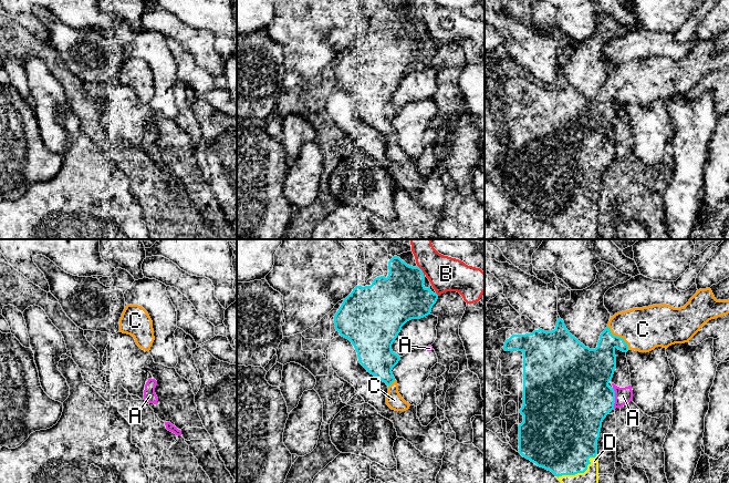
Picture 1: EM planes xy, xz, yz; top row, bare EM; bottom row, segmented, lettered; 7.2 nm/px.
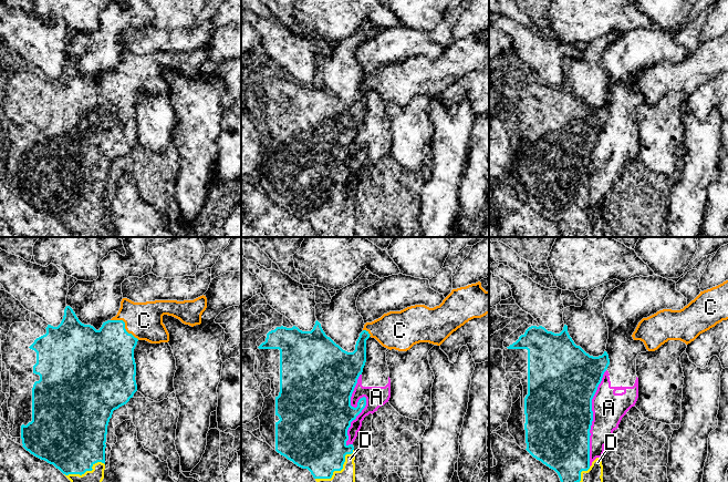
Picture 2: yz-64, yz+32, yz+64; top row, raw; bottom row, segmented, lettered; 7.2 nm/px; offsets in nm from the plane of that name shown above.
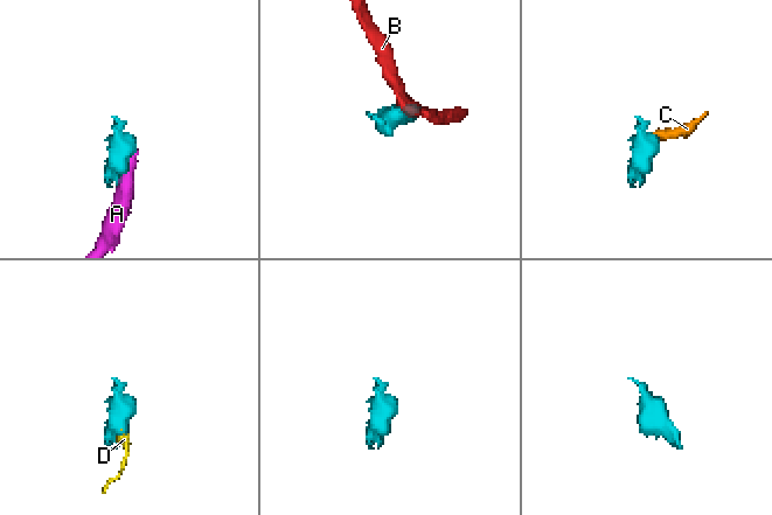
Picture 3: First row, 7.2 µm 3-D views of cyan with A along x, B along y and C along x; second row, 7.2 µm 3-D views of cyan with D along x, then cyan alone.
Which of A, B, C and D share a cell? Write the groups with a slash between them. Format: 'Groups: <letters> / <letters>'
Groups: A / B / C D

